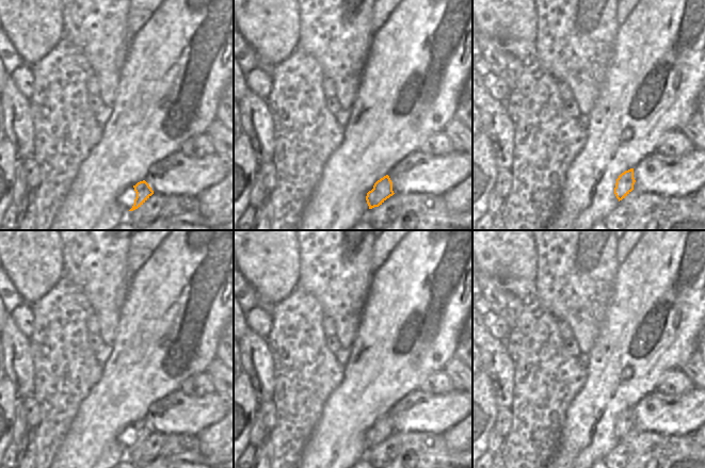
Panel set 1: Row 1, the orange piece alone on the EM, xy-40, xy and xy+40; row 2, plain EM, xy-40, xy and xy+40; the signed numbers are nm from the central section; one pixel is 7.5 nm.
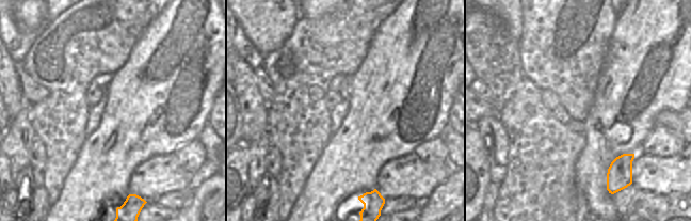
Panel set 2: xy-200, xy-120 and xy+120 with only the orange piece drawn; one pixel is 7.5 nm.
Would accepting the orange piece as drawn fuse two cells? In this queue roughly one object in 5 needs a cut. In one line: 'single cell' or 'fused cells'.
fused cells

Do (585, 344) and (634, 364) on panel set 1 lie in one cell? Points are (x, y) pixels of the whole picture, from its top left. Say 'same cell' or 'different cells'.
different cells

